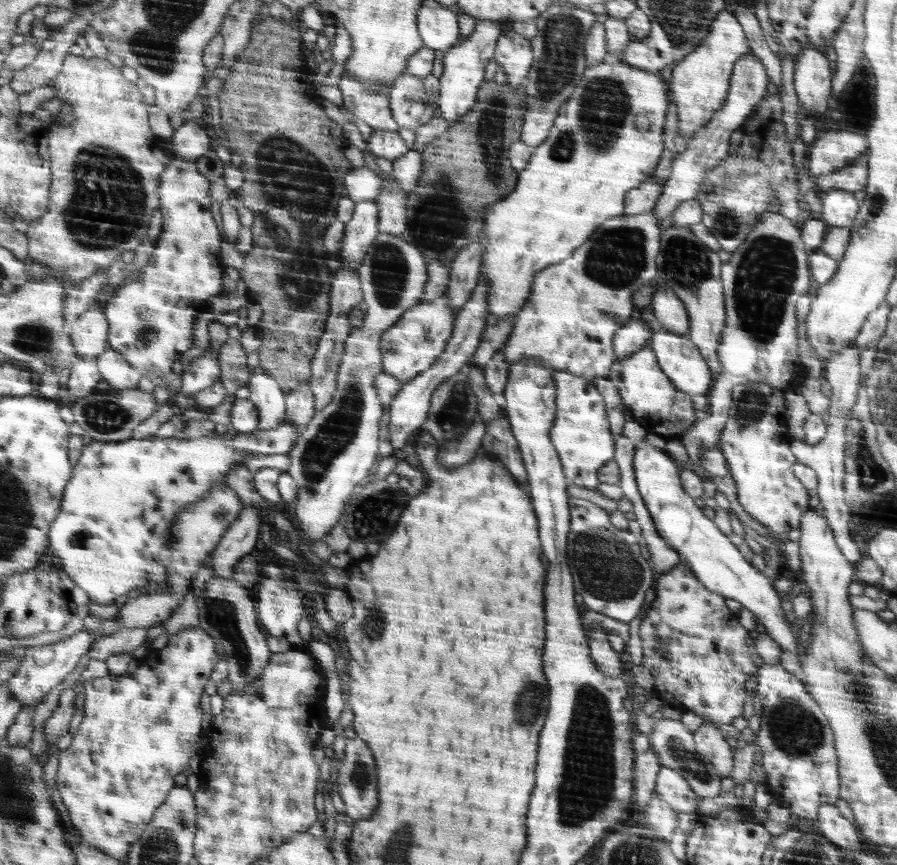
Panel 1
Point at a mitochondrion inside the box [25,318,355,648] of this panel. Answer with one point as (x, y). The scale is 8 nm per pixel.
(104, 416)

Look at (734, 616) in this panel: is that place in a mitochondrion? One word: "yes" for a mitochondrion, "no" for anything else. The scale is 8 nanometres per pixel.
no

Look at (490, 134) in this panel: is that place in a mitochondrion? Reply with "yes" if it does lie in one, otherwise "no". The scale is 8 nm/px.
yes

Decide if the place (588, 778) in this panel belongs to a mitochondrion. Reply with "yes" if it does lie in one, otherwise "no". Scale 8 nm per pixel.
yes

